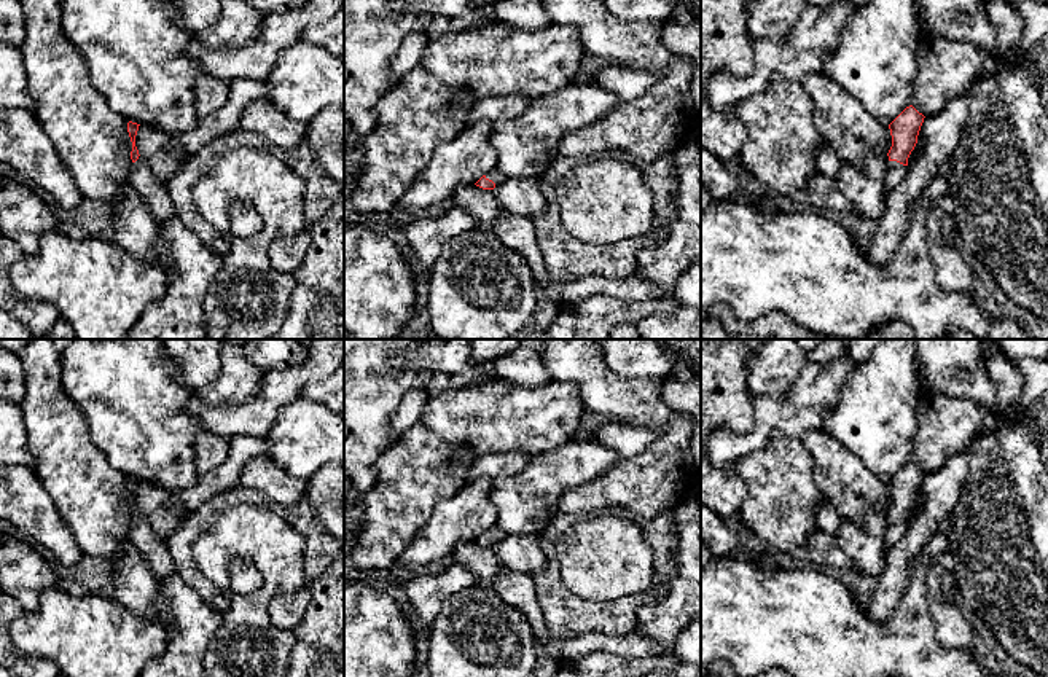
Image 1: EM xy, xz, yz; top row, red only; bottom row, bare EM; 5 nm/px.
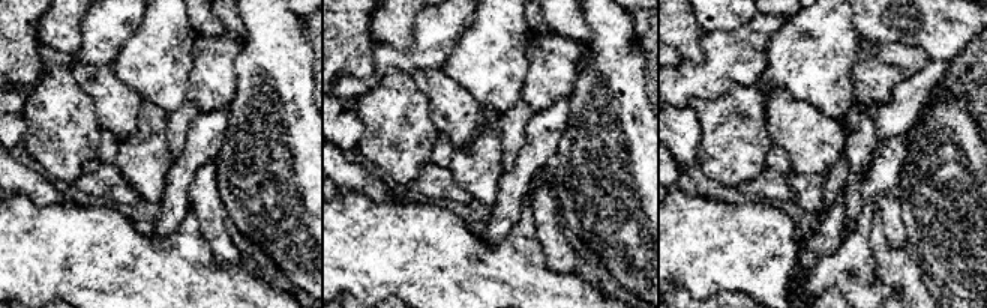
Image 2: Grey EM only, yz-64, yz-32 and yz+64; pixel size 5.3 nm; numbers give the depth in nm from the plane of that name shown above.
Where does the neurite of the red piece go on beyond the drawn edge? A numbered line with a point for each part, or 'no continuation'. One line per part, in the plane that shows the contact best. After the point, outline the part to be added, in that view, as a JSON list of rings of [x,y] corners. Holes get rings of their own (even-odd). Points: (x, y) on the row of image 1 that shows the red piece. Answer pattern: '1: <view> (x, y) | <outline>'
1: yz (895, 174) | [[[889,161],[889,170],[887,170],[887,178],[886,178],[887,196],[898,183],[903,182],[906,172],[908,172],[908,166],[903,166],[897,161]]]

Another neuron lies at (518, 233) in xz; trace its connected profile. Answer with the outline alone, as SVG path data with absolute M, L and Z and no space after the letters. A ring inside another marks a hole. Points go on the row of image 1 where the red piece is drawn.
M502 212L491 233L506 247L516 250L530 264L532 274L549 299L561 306L569 306L589 295L610 295L623 301L645 303L656 299L661 290L647 280L632 277L624 280L612 280L597 276L588 276L572 282L556 282L549 277L543 255L537 245L534 221Z

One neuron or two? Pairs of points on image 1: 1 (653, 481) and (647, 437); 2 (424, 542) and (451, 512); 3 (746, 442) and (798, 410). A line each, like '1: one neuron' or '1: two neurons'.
1: two neurons
2: one neuron
3: one neuron

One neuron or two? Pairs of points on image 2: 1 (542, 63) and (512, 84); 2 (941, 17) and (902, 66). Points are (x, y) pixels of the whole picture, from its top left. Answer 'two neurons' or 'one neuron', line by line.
1: two neurons
2: two neurons

